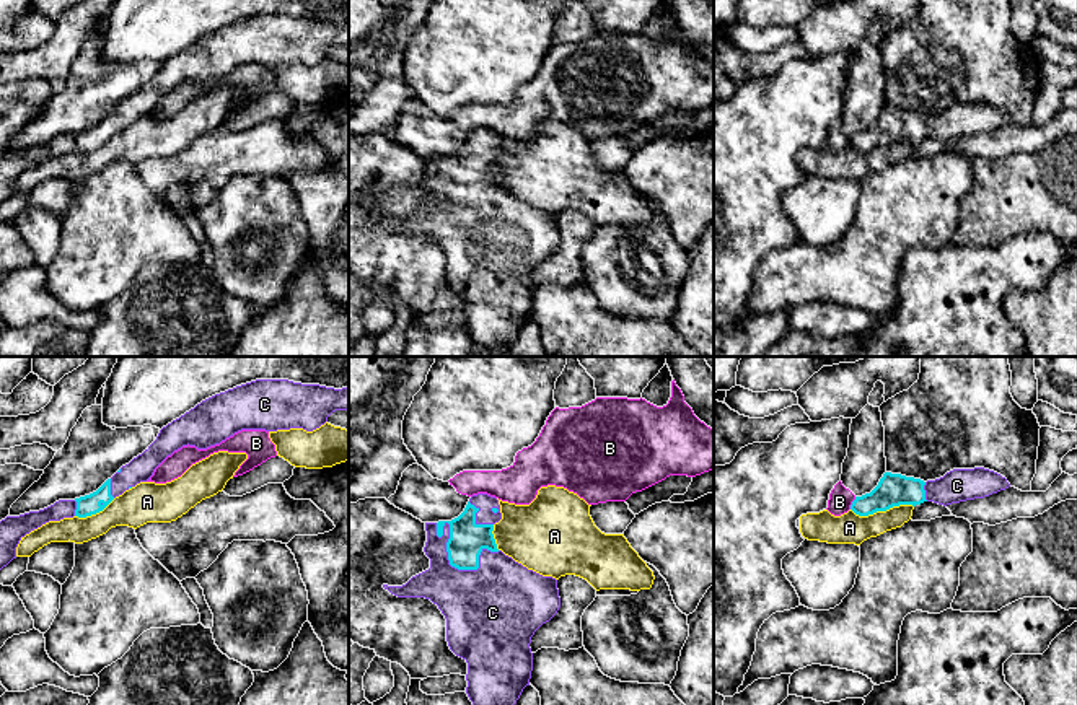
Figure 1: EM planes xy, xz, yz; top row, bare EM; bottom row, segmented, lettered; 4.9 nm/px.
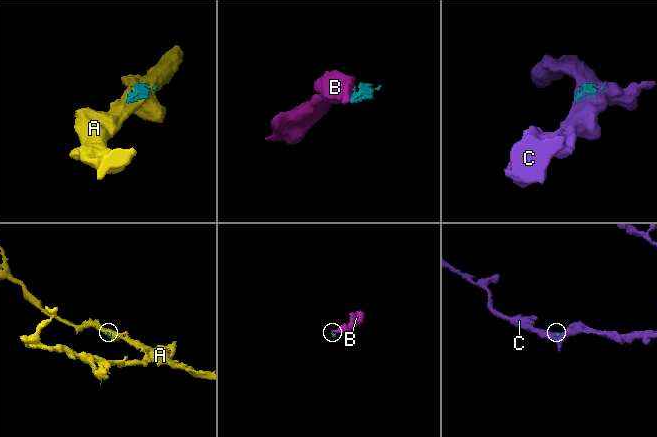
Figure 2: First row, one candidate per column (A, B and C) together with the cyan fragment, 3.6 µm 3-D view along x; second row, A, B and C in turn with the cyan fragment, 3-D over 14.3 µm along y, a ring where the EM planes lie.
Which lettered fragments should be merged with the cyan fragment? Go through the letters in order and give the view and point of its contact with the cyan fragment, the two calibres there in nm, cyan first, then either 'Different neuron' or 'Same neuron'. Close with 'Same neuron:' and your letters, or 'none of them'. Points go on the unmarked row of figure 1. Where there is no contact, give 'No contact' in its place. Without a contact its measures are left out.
A: Touches cyan at yz (882, 145). Thickness 160 nm (cyan) against 160 nm. Different neuron
B: Touches cyan at yz (852, 139). Thickness 160 nm (cyan) against 120 nm. Different neuron
C: Touches cyan at xz (448, 194). Thickness 180 nm (cyan) against 320 nm. Same neuron
Same neuron: C

